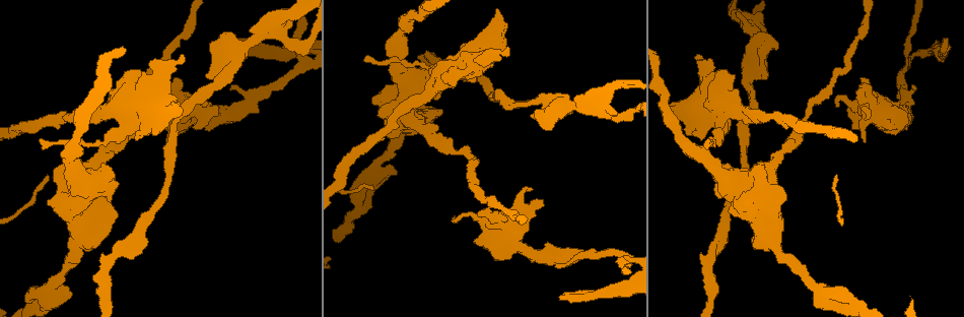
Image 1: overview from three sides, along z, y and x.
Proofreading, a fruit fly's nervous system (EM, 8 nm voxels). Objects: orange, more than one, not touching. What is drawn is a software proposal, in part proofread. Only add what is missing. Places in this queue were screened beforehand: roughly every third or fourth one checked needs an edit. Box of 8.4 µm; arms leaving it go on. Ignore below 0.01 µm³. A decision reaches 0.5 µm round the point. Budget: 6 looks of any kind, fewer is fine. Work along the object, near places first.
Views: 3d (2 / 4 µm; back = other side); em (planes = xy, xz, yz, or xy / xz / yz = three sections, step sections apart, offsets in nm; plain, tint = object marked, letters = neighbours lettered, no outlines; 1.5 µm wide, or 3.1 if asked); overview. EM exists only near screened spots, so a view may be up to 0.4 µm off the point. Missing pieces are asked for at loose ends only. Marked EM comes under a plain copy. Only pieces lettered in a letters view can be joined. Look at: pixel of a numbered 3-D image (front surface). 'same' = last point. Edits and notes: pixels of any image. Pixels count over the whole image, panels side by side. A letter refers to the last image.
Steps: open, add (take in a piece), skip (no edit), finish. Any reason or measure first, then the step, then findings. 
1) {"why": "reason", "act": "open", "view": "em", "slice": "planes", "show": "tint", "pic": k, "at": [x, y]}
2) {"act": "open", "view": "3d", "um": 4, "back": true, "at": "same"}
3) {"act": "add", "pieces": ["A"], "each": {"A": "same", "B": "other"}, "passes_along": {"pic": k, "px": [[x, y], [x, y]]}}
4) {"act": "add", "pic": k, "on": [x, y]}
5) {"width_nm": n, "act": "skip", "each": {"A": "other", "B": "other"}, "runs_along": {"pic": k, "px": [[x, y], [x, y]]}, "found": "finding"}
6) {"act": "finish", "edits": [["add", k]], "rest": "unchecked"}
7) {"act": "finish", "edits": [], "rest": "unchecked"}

{"why": "end of a long branch", "act": "open", "view": "3d", "um": 4, "pic": 1, "at": [948, 39]}

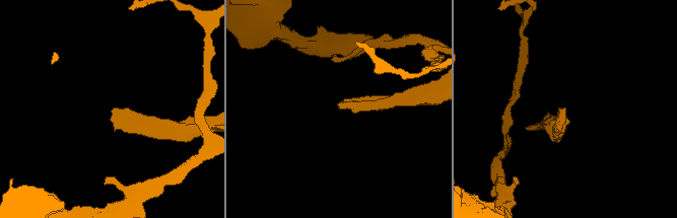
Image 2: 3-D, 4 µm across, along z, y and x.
{"why": "shape alone is not enough", "act": "open", "view": "em", "slice": "planes", "show": "letters", "pic": 2, "at": [339, 108]}

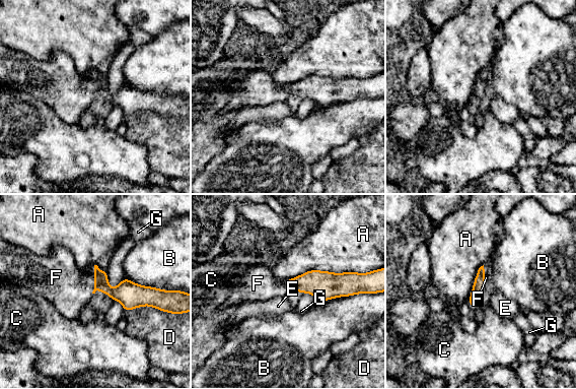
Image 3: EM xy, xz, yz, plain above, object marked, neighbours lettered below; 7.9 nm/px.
{"act": "add", "pieces": ["F"], "each": {"A": "other", "B": "other", "C": "other", "D": "other", "E": "other", "F": "same", "G": "other"}, "found": "the cell continues"}

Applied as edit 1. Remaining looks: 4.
{"act": "open", "view": "overview"}

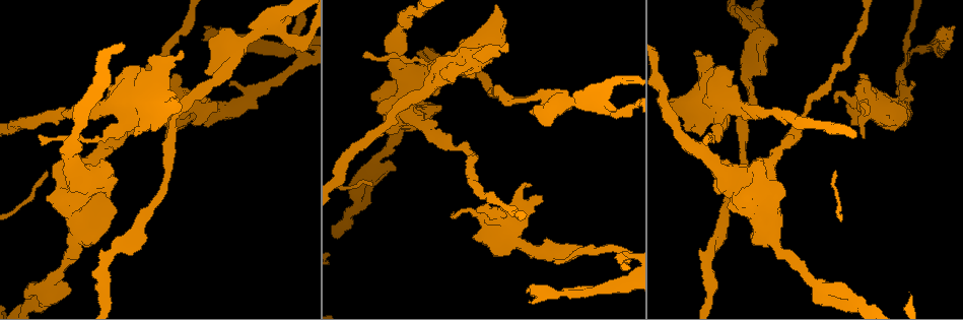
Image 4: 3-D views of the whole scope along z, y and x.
{"why": "branch stops here", "act": "open", "view": "em", "slice": "yz", "step": 4, "show": "tint", "pic": 4, "at": [763, 73]}

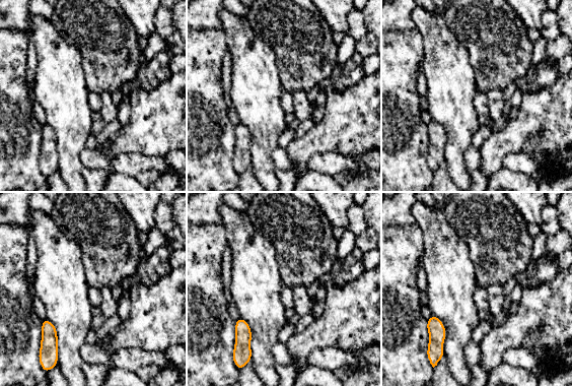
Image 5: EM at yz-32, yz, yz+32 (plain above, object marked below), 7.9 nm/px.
{"why": "cut it another way", "act": "open", "view": "em", "slice": "planes", "show": "letters", "at": "same"}

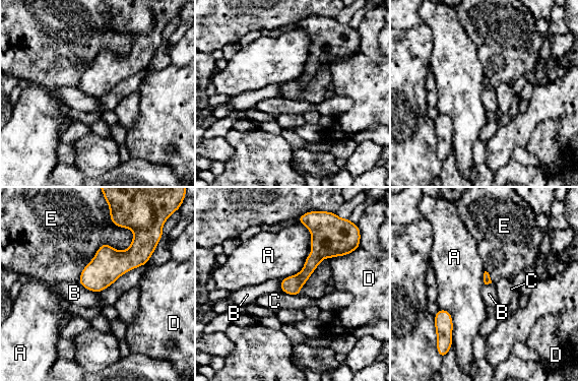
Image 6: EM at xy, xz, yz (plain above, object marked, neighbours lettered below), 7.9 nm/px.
{"act": "skip", "each": {"A": "other", "B": "other", "C": "other", "D": "other", "E": "other"}, "runs_along": {"pic": 6, "px": [[314, 228], [317, 255], [287, 291]]}, "found": "none of them fits"}

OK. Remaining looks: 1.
{"act": "finish", "edits": [["add", 3]], "rest": "unchecked"}

